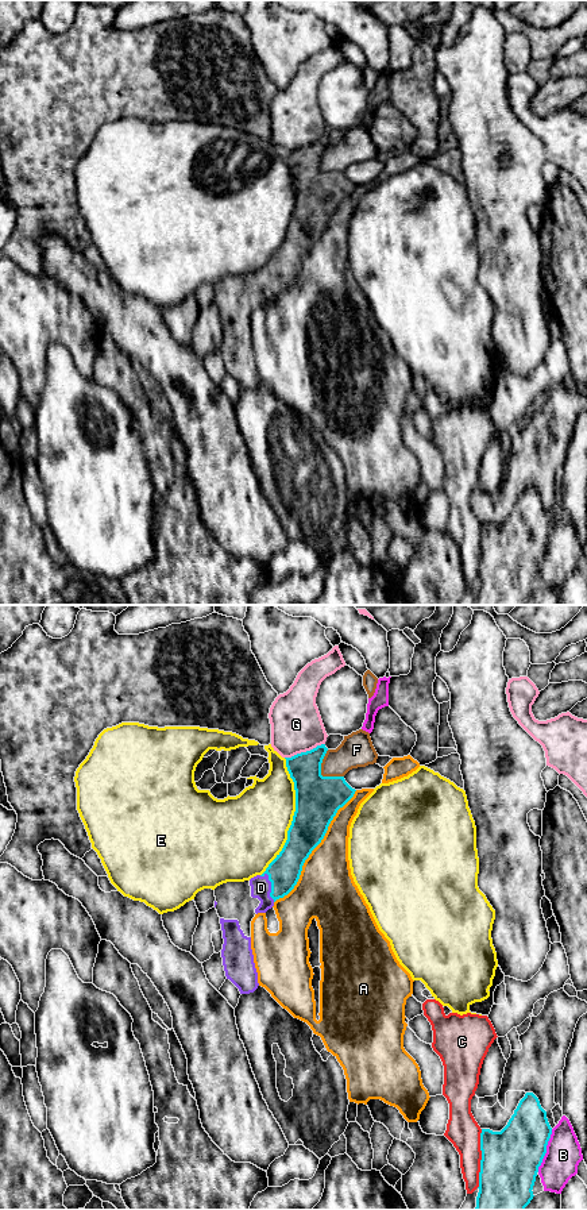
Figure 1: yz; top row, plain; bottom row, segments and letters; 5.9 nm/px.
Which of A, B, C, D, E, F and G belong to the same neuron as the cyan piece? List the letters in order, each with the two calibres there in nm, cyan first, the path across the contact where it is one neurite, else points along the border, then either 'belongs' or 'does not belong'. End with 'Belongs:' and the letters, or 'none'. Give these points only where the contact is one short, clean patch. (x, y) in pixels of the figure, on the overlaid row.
A: calibres 260 and 340 nm; does not belong
B: calibres 340 and 220 nm; does not belong
C: calibres 340 and 190 nm; does not belong
D: calibres 190 and 130 nm; belongs
E: calibres 280 and 420 nm; does not belong
F: calibres 280 and 190 nm; does not belong
G: calibres 220 and 300 nm; does not belong
Belongs: D

